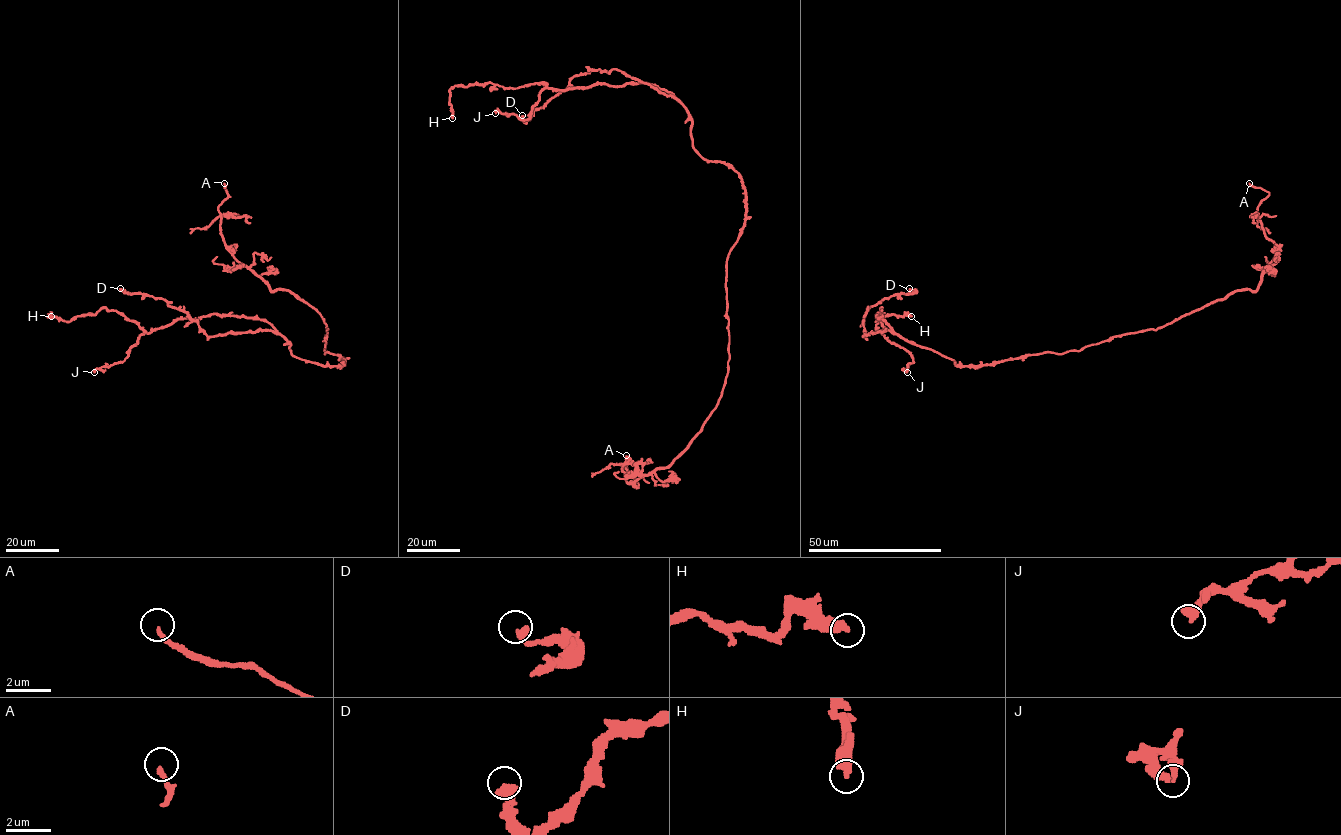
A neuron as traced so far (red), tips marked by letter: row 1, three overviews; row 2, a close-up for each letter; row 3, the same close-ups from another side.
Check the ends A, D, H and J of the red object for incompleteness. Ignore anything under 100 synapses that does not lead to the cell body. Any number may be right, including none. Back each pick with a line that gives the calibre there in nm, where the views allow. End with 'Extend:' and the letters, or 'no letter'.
A: calibre 190 nm
Extend: A

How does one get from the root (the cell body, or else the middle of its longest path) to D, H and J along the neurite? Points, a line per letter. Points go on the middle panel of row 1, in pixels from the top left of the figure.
D: (745, 212), (741, 176), (693, 147), (687, 109), (620, 70), (574, 76), (525, 121), (522, 115)
H: (745, 212), (741, 176), (699, 153), (686, 108), (649, 84), (454, 86), (452, 118)
J: (745, 212), (741, 176), (693, 147), (689, 113), (664, 90), (633, 82), (544, 88), (527, 119), (495, 113)

